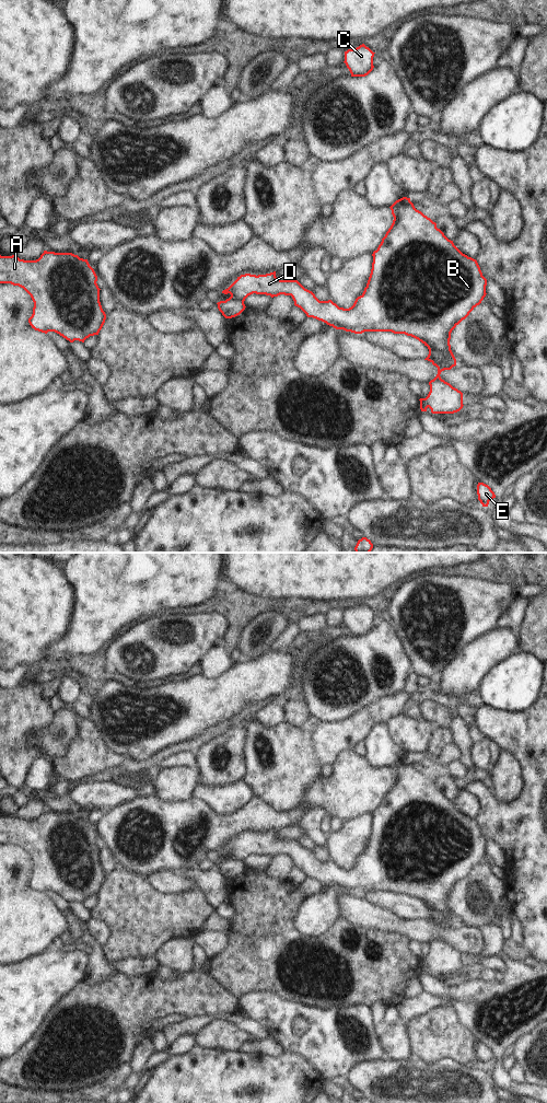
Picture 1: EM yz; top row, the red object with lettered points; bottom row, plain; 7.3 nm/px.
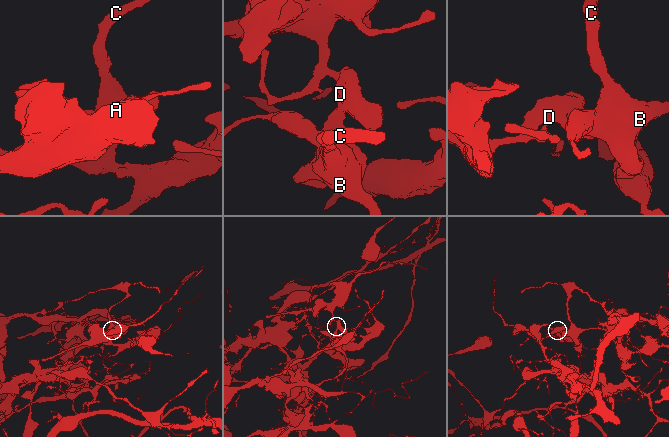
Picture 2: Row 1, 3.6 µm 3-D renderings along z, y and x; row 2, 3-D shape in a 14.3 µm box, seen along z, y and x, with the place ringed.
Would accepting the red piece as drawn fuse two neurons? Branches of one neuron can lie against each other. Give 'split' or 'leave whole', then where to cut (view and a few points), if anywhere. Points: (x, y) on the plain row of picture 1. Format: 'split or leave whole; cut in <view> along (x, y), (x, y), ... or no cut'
split; cut in yz along (230, 857), (243, 862)

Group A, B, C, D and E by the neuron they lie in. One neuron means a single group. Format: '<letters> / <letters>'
A / B C D E

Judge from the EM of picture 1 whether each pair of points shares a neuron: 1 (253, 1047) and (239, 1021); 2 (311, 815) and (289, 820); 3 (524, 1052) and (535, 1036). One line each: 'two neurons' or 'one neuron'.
1: two neurons
2: two neurons
3: one neuron

